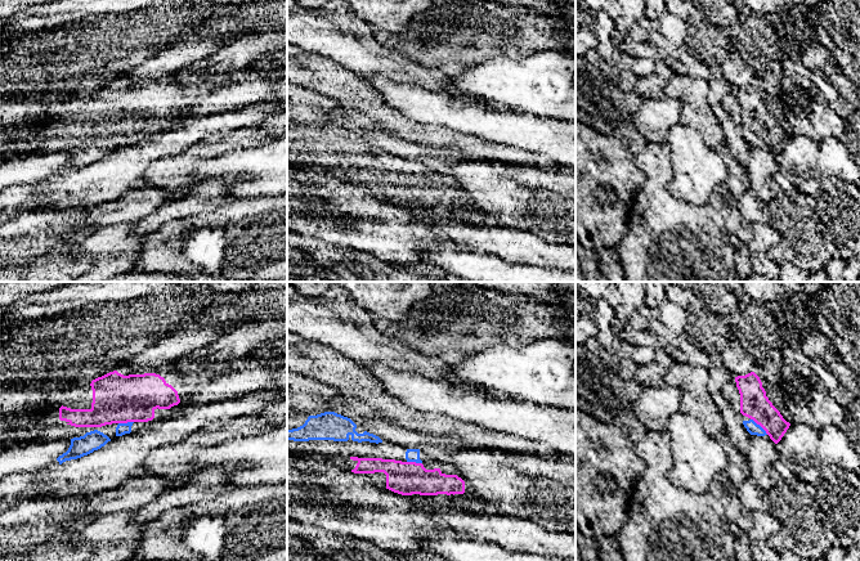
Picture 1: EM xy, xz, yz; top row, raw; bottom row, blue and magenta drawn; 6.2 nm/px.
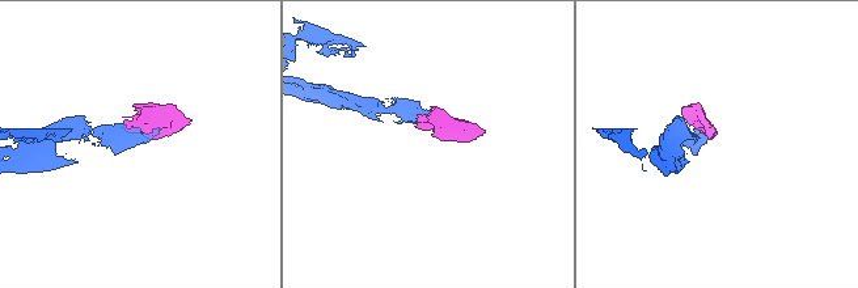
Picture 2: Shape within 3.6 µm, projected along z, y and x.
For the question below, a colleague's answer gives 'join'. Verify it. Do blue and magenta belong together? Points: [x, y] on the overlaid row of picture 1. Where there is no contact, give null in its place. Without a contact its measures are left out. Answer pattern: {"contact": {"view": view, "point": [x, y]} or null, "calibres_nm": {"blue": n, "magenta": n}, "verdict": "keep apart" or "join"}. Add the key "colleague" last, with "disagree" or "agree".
{"contact": {"view": "yz", "point": [760, 426]}, "calibres_nm": {"blue": 80, "magenta": 180}, "verdict": "join", "colleague": "agree"}

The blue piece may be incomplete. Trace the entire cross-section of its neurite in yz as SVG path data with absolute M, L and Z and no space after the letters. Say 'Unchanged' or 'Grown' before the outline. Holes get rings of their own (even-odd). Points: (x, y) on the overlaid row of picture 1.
Grown. M754 372L735 377L740 394L740 413L748 417L743 421L751 435L765 436L778 444L790 426L790 416L776 389Z

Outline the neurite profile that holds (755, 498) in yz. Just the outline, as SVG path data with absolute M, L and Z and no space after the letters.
M747 479L733 488L733 493L739 498L743 506L751 512L770 511L770 499L765 489L754 480Z

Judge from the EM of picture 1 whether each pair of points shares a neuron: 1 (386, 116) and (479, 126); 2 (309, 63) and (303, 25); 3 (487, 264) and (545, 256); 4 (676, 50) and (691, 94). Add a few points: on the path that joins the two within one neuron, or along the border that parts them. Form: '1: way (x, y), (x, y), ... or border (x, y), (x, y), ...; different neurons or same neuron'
1: border (384, 102), (413, 122); different neurons
2: border (300, 48), (308, 53), (327, 57), (336, 63); different neurons
3: border (486, 251), (511, 263), (533, 264), (536, 266); different neurons
4: border (686, 73), (702, 77), (708, 84), (710, 93); different neurons

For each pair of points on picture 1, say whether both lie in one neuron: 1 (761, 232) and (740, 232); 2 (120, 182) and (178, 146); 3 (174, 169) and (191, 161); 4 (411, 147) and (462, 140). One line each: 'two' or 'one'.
1: two
2: one
3: one
4: two

